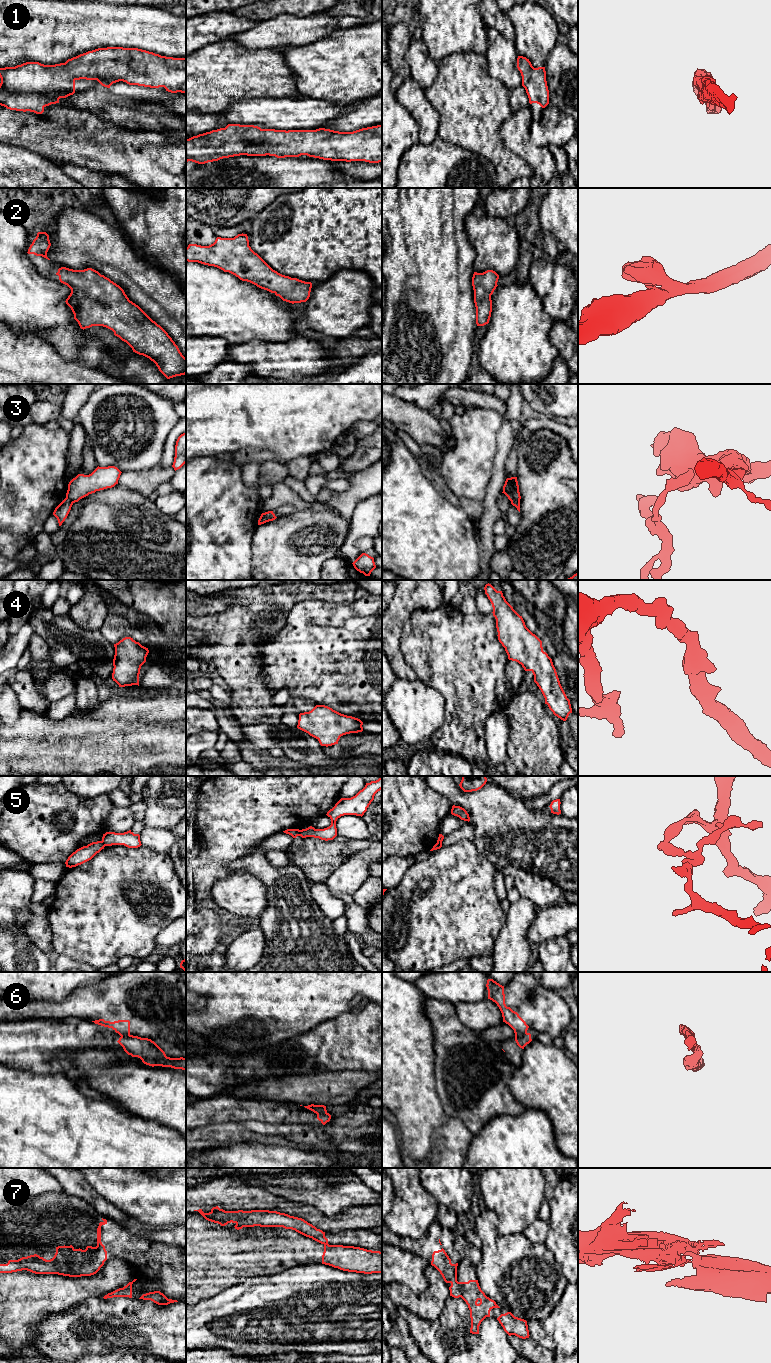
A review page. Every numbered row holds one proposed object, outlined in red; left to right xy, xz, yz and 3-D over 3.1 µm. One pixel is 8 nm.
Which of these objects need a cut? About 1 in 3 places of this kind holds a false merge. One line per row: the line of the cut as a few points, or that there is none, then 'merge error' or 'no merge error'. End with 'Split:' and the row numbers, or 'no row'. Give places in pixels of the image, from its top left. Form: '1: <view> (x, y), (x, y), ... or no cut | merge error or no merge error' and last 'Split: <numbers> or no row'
1: no cut | no merge error
2: no cut | no merge error
3: xz (263, 513), (267, 521) | merge error
4: no cut | no merge error
5: xz (300, 830), (298, 835) | merge error
6: yz (526, 1032), (521, 1037), (515, 1038) | merge error
7: yz (457, 1282), (461, 1296) | merge error
Split: 3, 5, 6, 7

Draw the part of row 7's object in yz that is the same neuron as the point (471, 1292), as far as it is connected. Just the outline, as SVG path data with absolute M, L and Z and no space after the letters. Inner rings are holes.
M478 1280L458 1282L461 1298L466 1302L470 1310L471 1328L470 1333L479 1334L481 1322L490 1317L493 1308L500 1308L496 1302L485 1295L481 1290Z

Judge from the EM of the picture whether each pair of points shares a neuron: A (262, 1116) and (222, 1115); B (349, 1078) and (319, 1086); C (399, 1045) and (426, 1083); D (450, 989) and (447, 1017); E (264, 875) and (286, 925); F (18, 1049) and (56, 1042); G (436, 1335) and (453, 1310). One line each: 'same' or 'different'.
A: same
B: same
C: same
D: different
E: same
F: same
G: same

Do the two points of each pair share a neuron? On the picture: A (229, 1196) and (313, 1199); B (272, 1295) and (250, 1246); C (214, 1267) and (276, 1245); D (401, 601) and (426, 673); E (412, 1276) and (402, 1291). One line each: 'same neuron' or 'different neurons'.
A: different neurons
B: different neurons
C: same neuron
D: different neurons
E: different neurons

